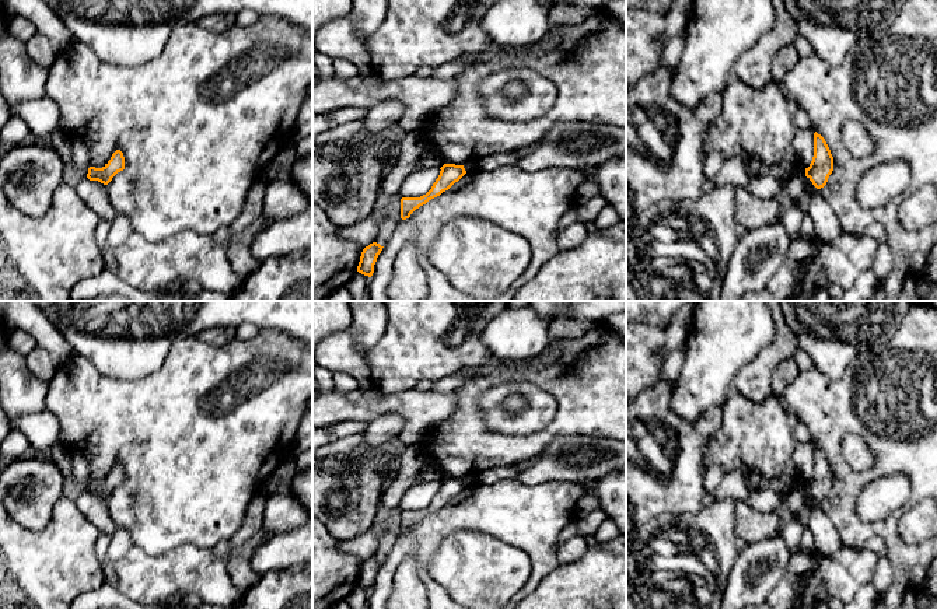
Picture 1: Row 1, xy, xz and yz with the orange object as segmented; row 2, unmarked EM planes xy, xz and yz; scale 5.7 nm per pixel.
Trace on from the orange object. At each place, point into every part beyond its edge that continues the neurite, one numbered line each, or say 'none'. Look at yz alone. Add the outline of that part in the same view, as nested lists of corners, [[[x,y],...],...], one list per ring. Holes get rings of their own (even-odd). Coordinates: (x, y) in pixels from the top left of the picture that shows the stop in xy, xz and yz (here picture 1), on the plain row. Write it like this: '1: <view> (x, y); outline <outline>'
none

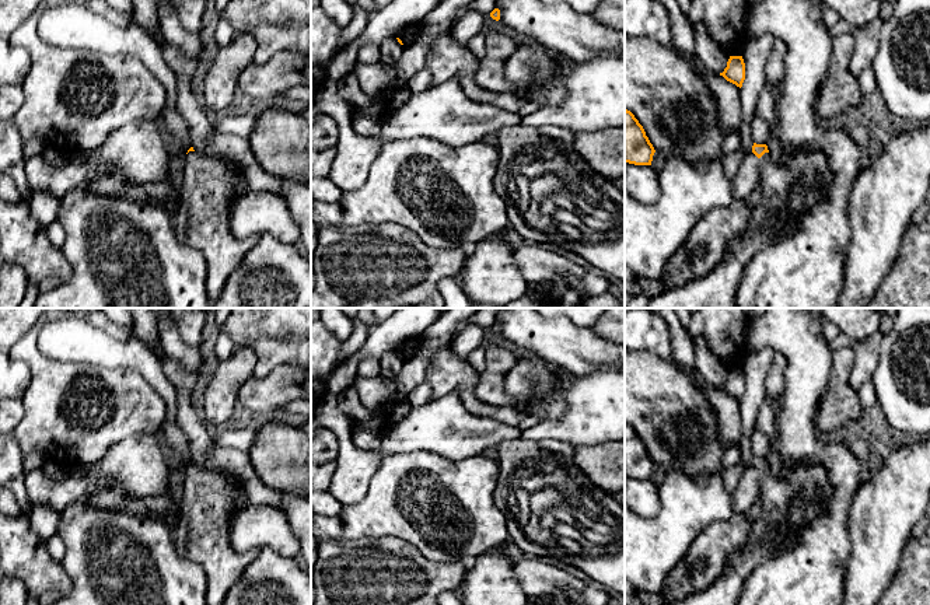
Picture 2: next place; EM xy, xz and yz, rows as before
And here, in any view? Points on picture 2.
1: yz (789, 503); outline [[[821,465],[793,468],[784,476],[773,475],[769,466],[765,466],[759,472],[759,483],[761,513],[754,520],[747,545],[728,556],[723,574],[710,587],[689,594],[679,602],[665,605],[738,605],[745,581],[754,570],[790,549],[796,543],[798,532],[825,513],[826,501],[831,497],[831,485]]]

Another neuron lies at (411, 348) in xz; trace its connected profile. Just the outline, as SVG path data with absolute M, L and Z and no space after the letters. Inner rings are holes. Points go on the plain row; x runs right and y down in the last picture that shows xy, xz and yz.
M415 338L408 340L398 352L402 354L402 360L408 361L410 359L413 359L422 346L422 338Z

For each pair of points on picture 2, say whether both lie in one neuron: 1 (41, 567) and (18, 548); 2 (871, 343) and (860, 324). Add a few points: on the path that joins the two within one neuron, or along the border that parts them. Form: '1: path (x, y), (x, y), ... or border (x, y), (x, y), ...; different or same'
1: path (35, 565), (24, 553); same
2: border (880, 331), (856, 343); different

